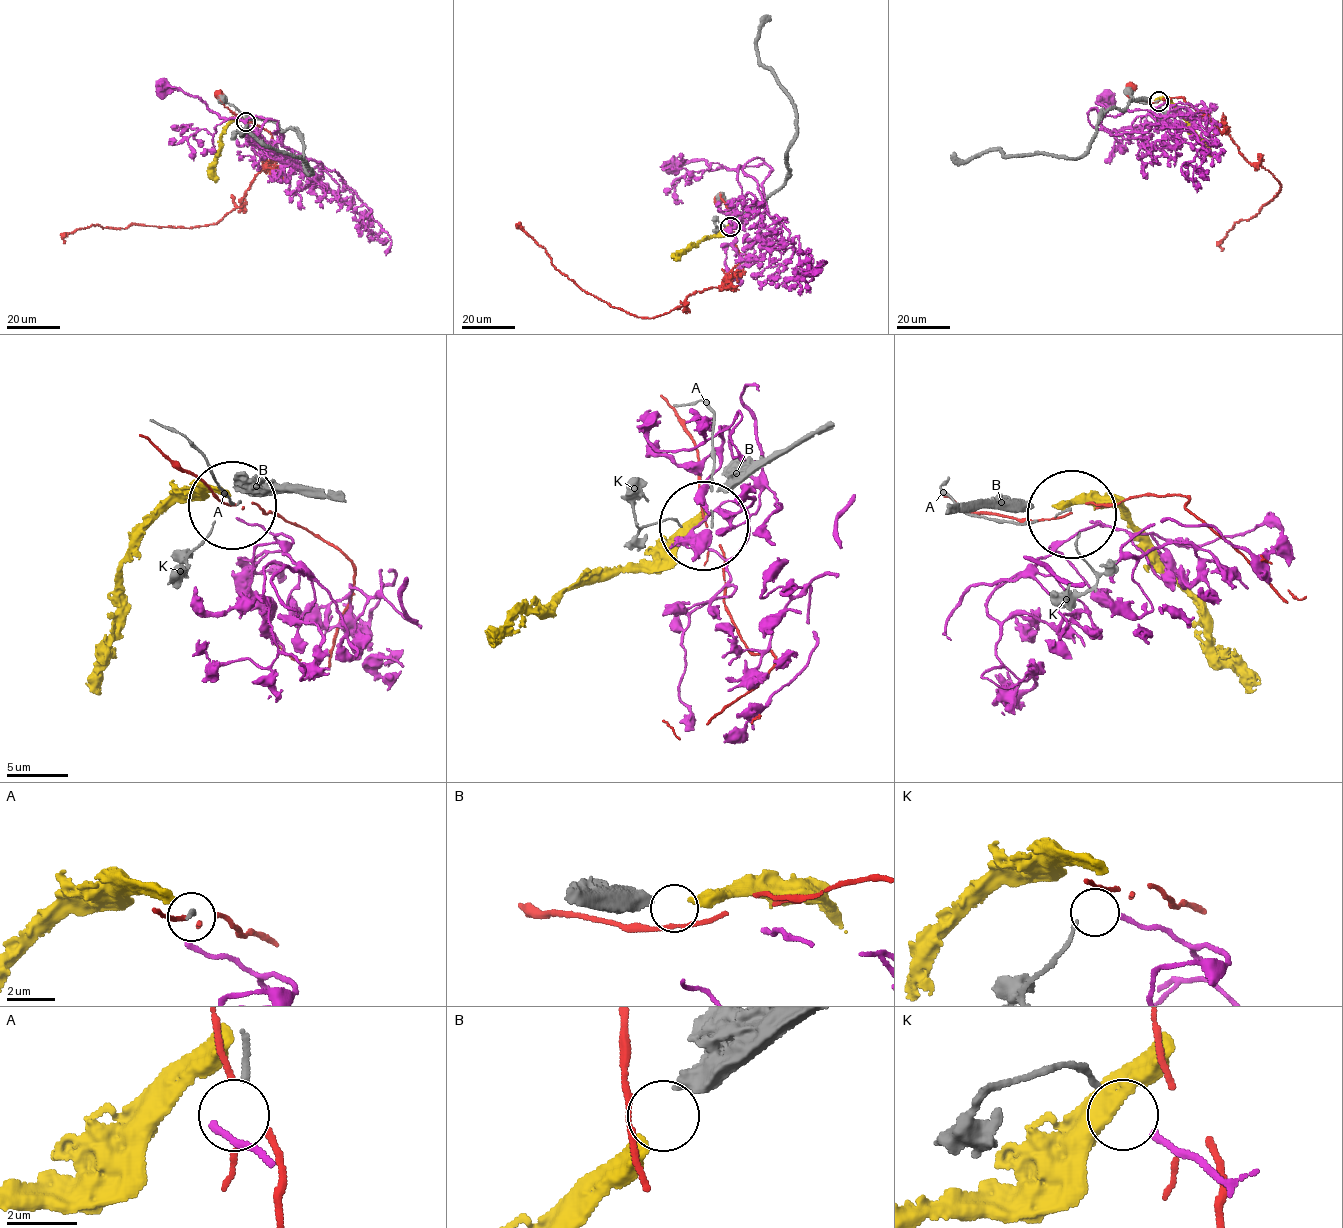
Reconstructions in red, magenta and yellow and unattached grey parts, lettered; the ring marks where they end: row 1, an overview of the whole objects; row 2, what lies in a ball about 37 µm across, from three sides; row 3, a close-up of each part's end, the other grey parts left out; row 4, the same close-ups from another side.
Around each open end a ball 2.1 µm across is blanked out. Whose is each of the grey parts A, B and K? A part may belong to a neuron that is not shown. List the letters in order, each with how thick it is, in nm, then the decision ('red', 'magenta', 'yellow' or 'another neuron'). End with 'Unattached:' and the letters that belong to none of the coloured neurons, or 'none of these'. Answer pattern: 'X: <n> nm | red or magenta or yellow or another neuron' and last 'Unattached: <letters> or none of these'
A: 200 nm | another neuron
B: 400 nm | yellow
K: 160 nm | magenta
Unattached: A

